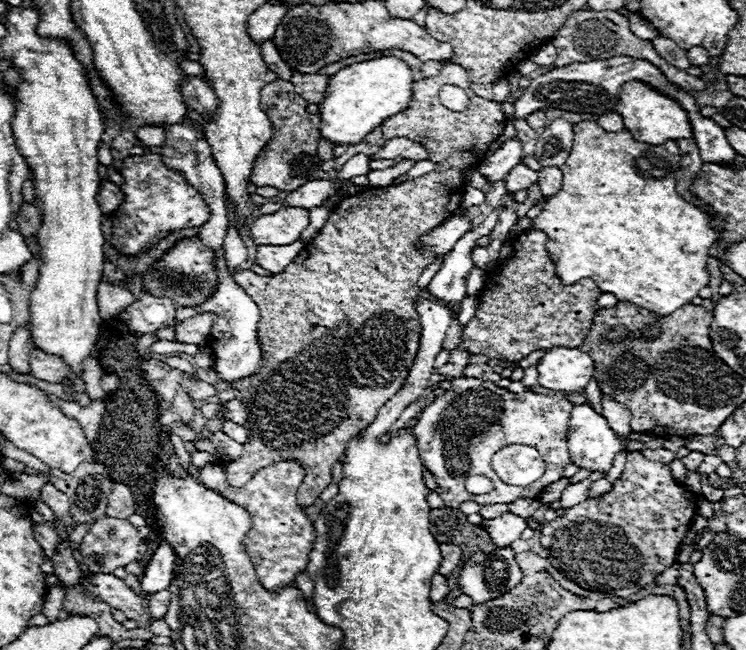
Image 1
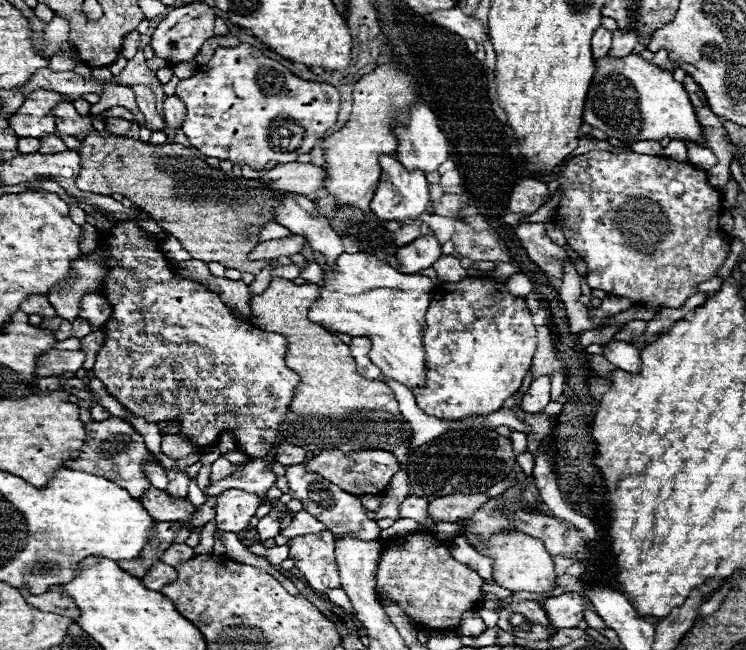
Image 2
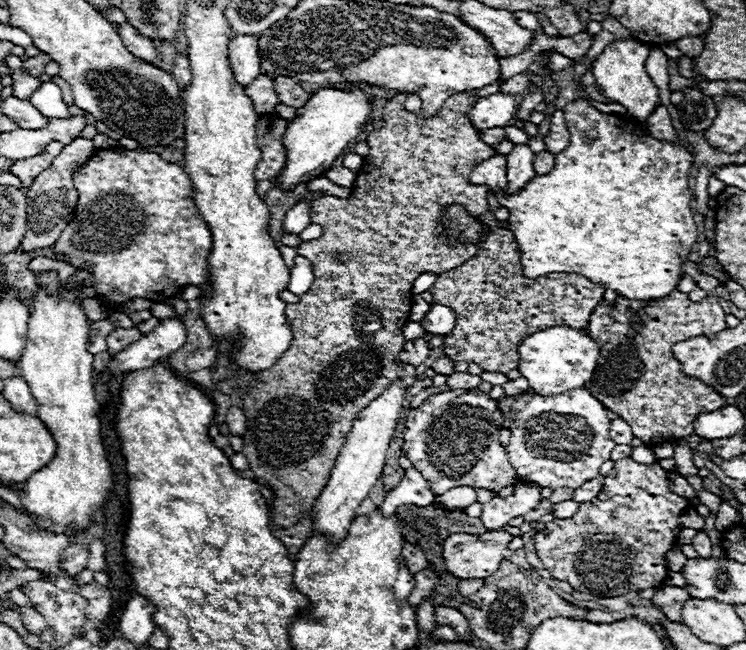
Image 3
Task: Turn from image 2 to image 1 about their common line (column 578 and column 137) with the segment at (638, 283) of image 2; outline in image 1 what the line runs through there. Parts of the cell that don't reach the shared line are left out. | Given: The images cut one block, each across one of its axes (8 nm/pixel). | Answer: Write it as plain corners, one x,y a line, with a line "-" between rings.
148,152
144,156
124,158
120,174
124,178
124,184
120,184
124,200
120,208
110,214
110,244
122,256
138,256
142,252
148,252
170,232
182,228
200,228
210,218
210,210
202,196
192,186
188,186
180,174
164,168
162,158
158,154

